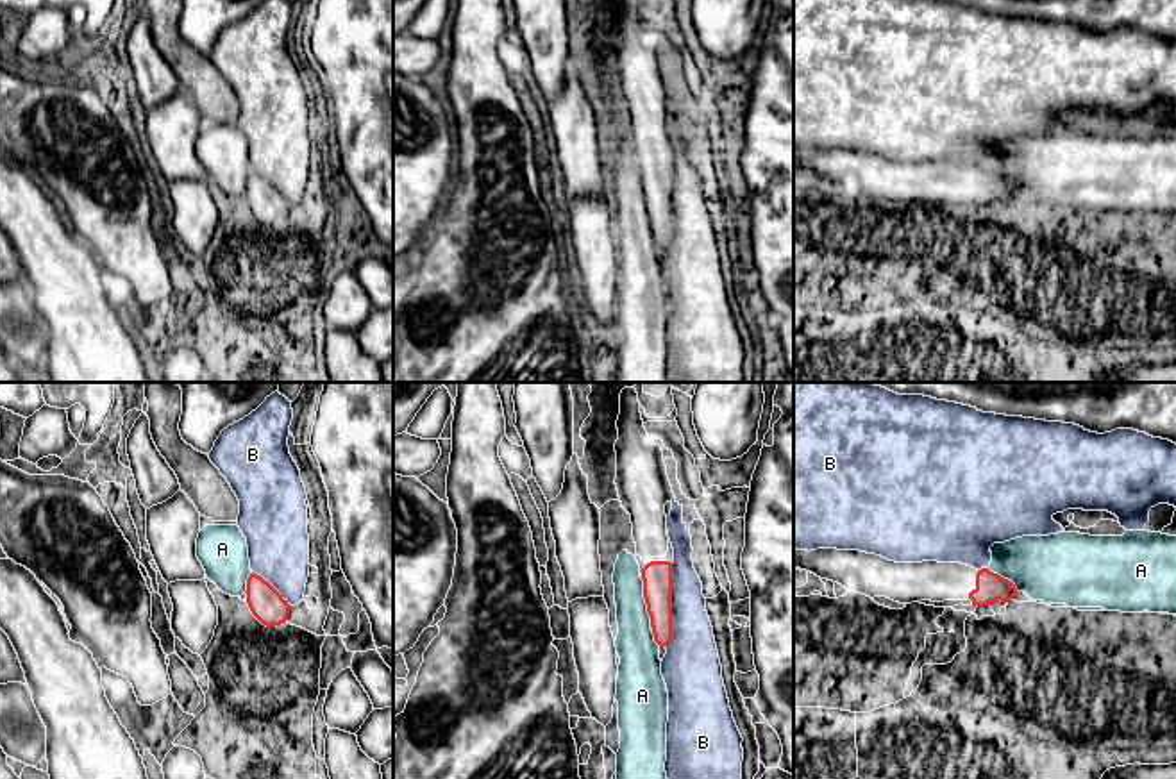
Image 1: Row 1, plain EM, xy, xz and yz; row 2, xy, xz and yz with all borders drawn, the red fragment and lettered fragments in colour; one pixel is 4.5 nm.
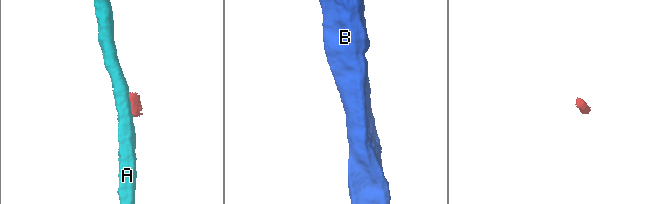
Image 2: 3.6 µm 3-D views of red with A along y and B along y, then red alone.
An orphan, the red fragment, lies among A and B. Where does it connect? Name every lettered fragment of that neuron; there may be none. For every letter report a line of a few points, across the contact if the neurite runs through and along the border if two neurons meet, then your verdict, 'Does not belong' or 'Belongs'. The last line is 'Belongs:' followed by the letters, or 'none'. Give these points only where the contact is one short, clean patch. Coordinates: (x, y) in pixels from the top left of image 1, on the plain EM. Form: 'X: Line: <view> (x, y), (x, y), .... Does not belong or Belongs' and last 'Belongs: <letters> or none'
A: Line: xz (640, 177), (651, 226). Does not belong
B: Line: xz (672, 163), (672, 238), (665, 247). Does not belong
Belongs: none

